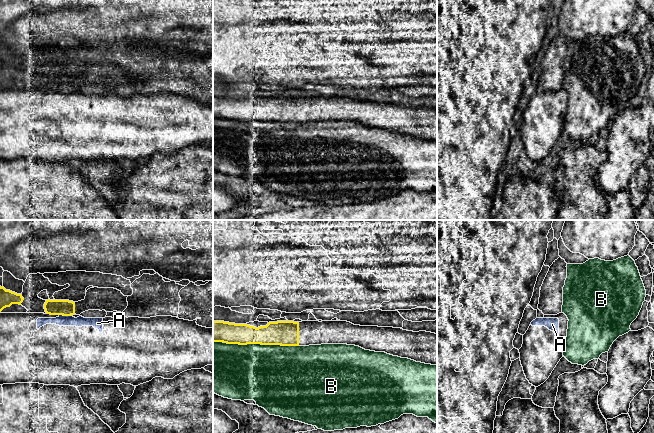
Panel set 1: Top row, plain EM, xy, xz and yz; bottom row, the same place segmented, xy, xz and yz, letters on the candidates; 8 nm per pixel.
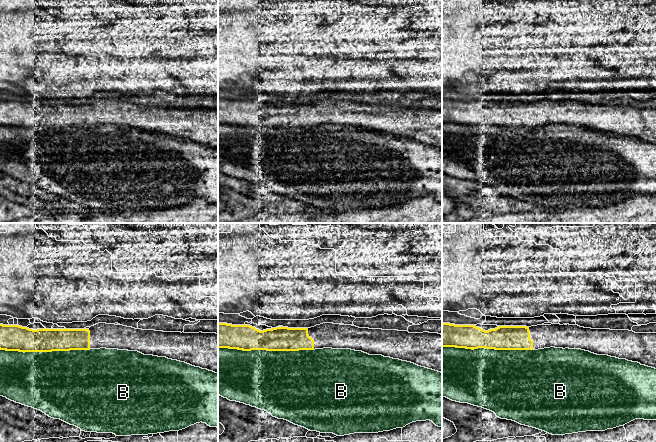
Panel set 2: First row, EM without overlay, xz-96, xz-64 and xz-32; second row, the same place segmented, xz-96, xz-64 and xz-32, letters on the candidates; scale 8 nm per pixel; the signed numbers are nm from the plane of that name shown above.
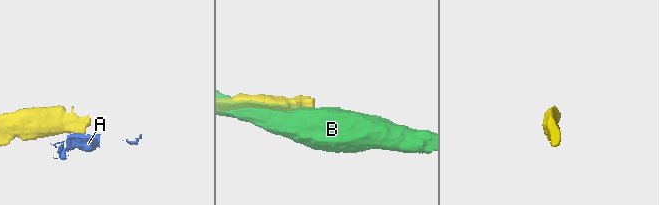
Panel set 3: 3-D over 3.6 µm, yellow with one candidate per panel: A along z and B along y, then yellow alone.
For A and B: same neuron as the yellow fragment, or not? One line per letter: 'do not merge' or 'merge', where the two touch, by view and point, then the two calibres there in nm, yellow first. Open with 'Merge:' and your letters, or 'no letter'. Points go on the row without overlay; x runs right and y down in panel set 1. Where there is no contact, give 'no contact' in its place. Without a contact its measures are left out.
Merge: no letter
A: do not merge; contact xy (65, 91); calibres 130 and 90 nm
B: do not merge; contact xz (256, 119); calibres 200 and 460 nm

